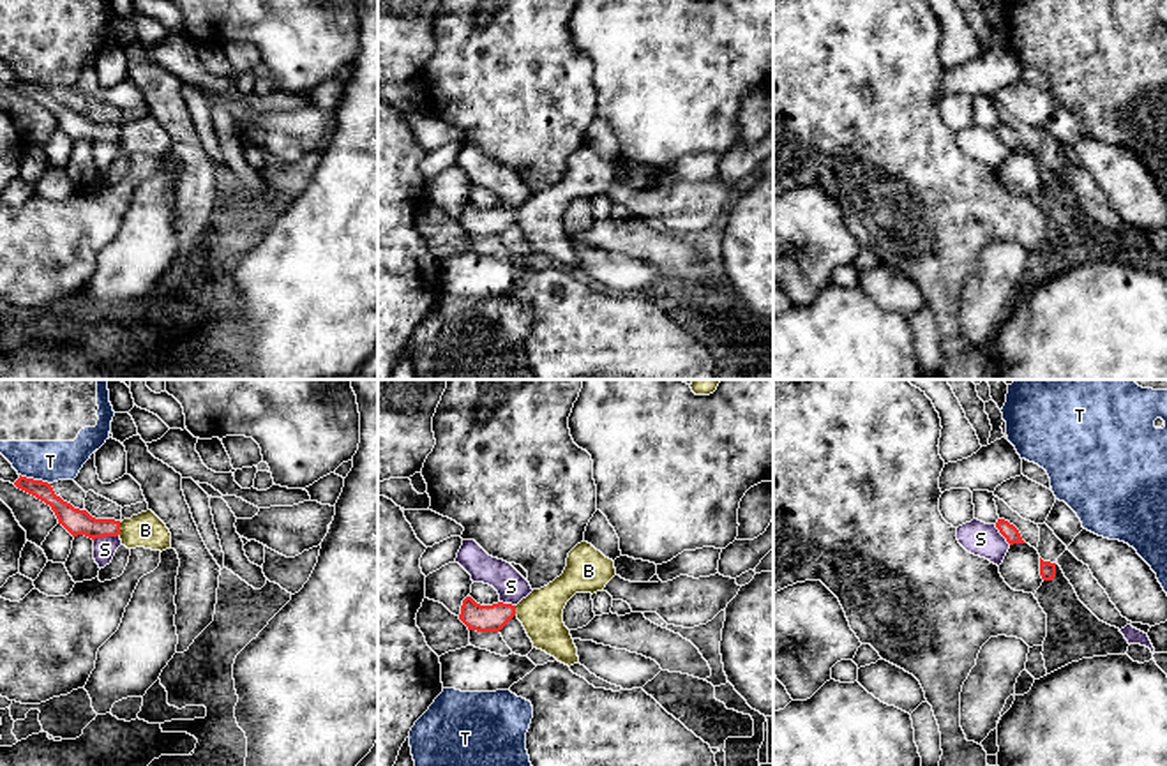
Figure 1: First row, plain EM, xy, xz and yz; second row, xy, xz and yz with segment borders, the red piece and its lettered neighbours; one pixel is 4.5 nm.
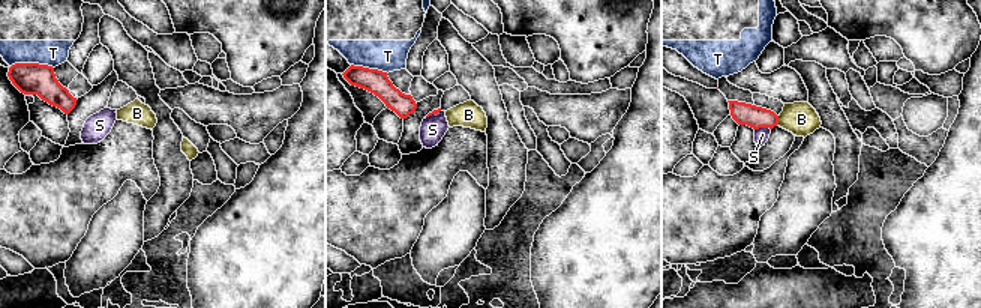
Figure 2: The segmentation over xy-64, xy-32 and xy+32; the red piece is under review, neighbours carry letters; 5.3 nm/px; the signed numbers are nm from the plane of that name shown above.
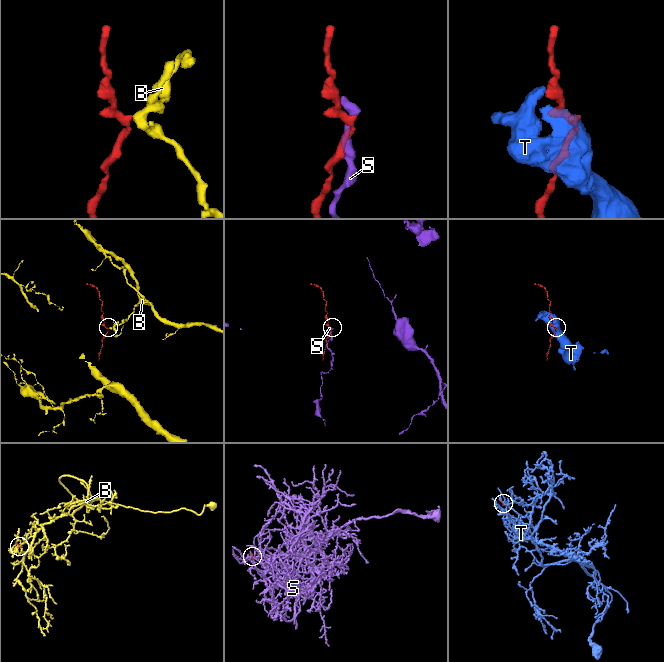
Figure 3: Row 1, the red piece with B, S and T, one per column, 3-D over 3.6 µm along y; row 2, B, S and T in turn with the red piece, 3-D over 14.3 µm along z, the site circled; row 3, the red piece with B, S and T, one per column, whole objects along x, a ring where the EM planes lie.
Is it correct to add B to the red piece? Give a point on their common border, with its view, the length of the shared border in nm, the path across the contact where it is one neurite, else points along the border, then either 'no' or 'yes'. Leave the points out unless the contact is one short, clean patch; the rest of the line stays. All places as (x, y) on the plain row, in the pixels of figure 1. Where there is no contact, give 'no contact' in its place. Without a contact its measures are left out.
xy (119, 133) | 60 nm | along xy (119, 127), (120, 138) | no

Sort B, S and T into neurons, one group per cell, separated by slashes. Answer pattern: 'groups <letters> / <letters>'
groups B / S / T

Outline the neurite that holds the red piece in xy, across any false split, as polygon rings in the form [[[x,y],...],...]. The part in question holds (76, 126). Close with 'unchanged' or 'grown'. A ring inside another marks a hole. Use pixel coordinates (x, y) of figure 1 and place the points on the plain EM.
[[[19,79],[14,90],[49,109],[58,124],[58,129],[62,129],[72,141],[85,139],[95,145],[120,139],[120,125],[95,124],[87,115],[74,113],[71,108],[56,101],[48,86]]] | unchanged

